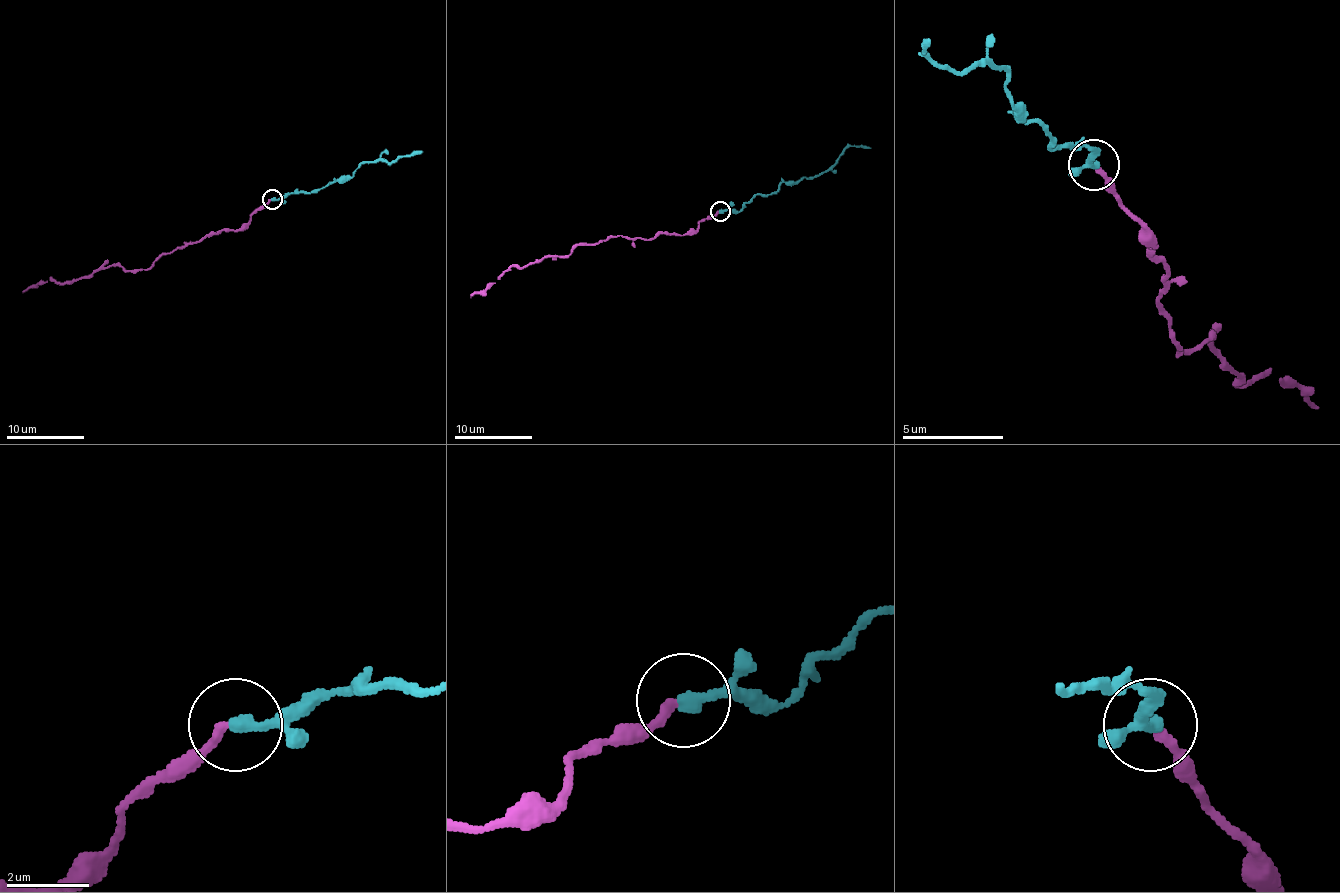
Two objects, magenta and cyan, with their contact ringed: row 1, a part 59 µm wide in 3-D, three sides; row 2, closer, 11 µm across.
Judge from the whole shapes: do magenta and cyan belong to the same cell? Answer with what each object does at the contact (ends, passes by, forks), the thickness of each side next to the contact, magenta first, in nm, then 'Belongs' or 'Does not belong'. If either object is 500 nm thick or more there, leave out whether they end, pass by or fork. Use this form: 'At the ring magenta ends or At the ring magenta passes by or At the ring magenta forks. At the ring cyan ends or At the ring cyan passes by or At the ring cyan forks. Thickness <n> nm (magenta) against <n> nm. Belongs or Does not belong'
At the ring magenta ends. At the ring cyan ends. Thickness 240 nm (magenta) against 360 nm. Does not belong

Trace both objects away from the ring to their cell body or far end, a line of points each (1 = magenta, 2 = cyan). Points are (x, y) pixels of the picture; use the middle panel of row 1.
1: (719, 210), (686, 234), (645, 239), (612, 236), (577, 245), (567, 255), (511, 267), (470, 298)
2: (721, 210), (738, 210), (754, 197), (771, 195), (783, 181), (820, 175), (849, 146), (870, 148)

